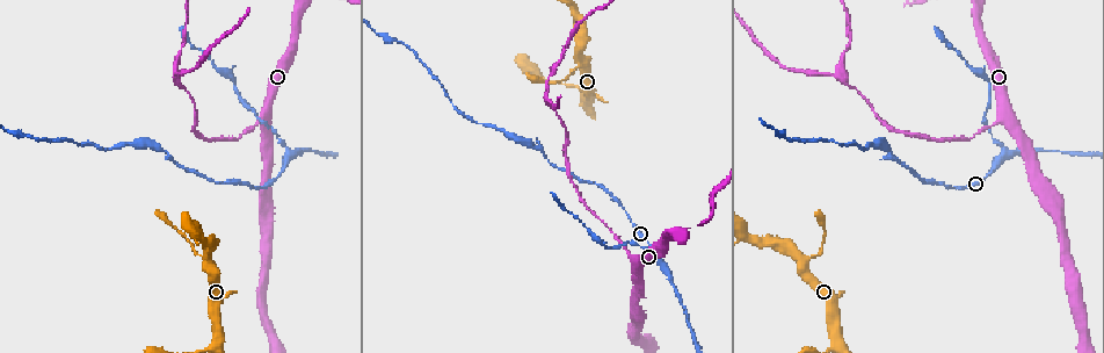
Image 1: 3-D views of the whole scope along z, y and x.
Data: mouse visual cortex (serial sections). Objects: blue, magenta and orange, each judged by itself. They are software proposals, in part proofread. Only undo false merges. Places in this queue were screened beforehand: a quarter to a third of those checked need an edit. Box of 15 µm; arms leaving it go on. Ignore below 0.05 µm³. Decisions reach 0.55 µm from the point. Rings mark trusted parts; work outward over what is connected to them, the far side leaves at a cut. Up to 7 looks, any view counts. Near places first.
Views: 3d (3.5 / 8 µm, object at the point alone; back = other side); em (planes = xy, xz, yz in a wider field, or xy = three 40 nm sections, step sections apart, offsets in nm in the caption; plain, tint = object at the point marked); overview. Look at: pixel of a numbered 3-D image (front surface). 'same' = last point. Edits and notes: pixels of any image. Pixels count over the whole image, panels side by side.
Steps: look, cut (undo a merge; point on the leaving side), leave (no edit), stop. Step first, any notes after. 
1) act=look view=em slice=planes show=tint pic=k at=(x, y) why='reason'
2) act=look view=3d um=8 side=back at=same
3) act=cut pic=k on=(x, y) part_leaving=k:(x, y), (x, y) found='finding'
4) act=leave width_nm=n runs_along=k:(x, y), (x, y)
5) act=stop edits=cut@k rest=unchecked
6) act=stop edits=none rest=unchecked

act=look view=3d um=3.5 pic=1 at=(1003, 117) why='three-way junction'

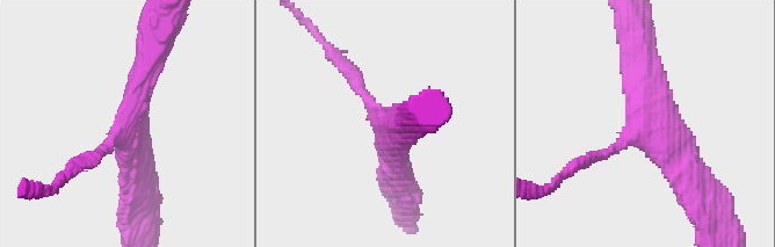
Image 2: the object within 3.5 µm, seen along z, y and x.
act=look view=em slice=planes show=tint pic=2 at=(384, 122) why='shape alone is not enough'

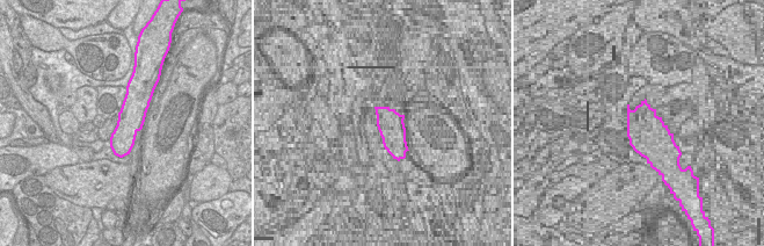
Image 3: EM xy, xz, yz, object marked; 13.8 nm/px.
act=leave found='one cell here'

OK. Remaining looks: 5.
act=look view=3d um=3.5 pic=1 at=(177, 83) why='three-way junction'

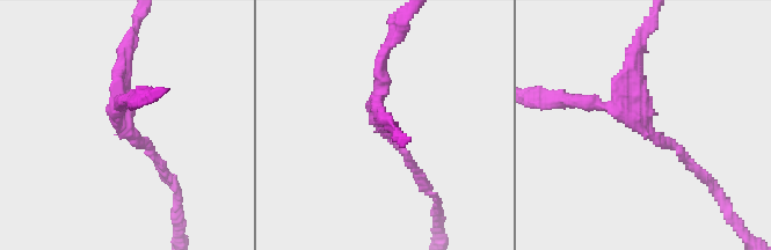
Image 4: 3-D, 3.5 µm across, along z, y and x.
act=look view=em slice=xy step=5 show=tint pic=4 at=(644, 132) arms=3 arm_widths_nm=150,200,200 why='now the EM'

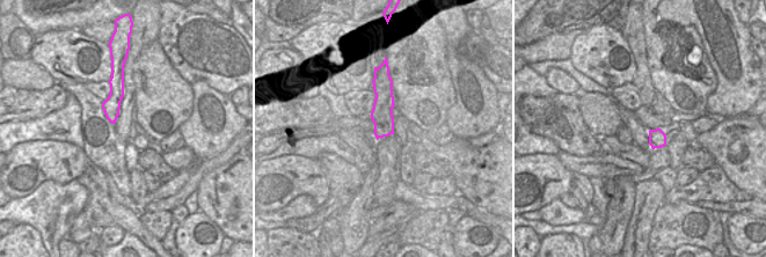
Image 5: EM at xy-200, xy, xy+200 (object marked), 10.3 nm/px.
act=leave width_nm=240 runs_along=4:(698, 170), (630, 110), (580, 103) found='one cell here'

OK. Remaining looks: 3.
act=look view=3d um=8 pic=1 at=(205, 263) why='small branch off a trunk'

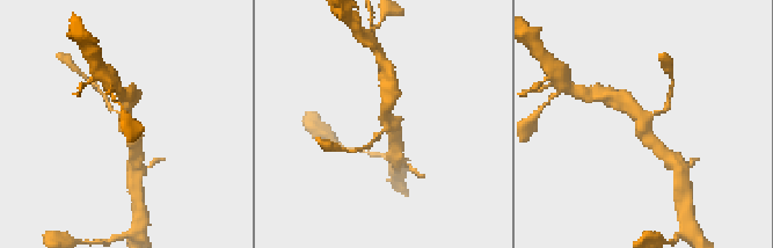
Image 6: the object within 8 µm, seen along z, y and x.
act=look view=em slice=xy step=1 show=tint pic=6 at=(386, 122) arms=3 arm_widths_nm=150,300,400 why='need the tissue'

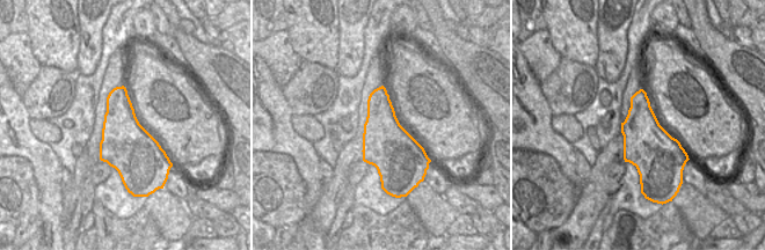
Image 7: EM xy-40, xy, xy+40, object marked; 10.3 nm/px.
act=cut pic=6 on=(666, 107) found='two cells meet here'

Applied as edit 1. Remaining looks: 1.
act=stop edits=cut@6 rest=unchecked

